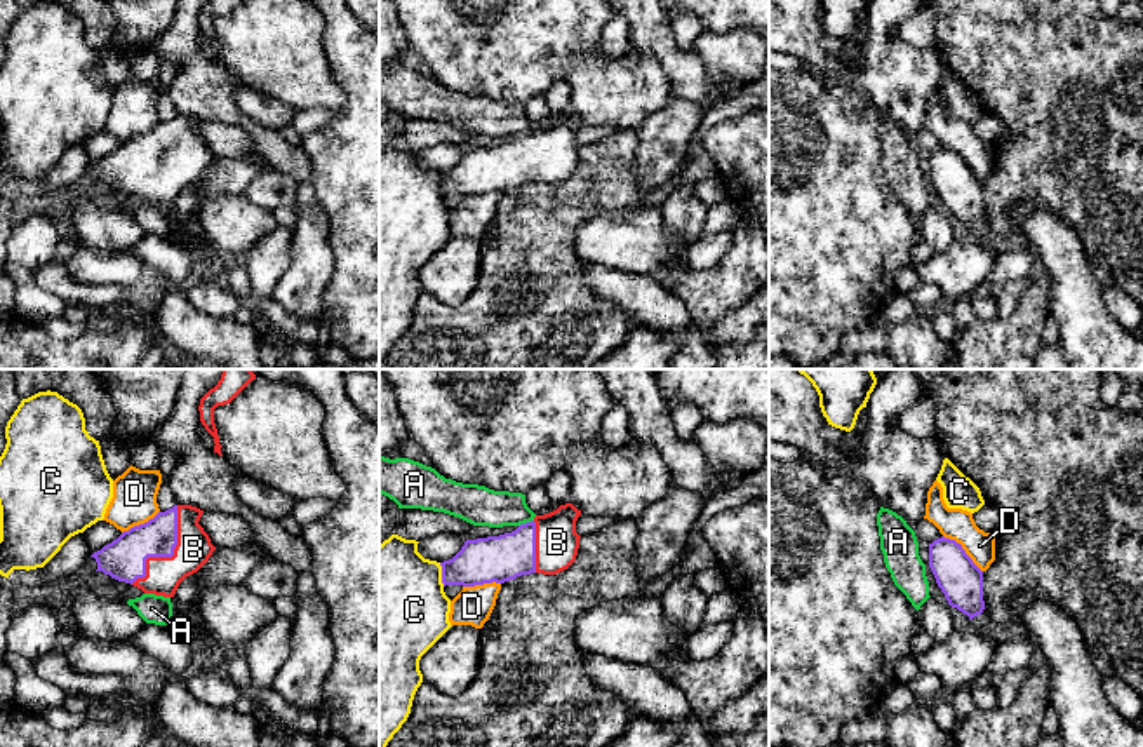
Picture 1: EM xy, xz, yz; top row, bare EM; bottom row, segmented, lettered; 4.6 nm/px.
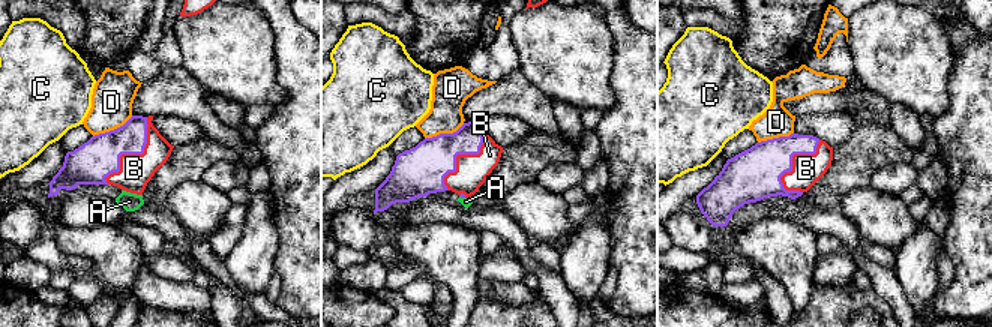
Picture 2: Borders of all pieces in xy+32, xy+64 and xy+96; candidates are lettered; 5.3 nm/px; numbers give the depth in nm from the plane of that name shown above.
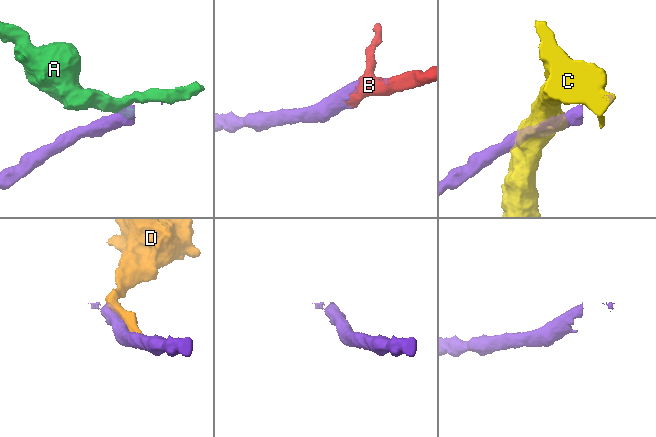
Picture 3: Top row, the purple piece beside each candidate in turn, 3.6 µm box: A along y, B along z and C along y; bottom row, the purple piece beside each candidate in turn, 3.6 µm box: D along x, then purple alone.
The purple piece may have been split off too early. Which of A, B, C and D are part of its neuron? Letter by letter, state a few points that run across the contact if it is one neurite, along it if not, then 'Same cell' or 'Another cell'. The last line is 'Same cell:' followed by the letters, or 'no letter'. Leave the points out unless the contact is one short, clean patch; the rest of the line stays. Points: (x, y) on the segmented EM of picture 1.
A: Another cell
B: Same cell
C: Another cell
D: Another cell
Same cell: B

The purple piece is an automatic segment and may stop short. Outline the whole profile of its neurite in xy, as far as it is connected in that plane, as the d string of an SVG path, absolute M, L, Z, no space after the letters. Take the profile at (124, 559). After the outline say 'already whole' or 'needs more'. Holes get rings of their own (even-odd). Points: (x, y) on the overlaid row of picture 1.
M174 505L144 524L124 531L94 552L97 569L144 594L174 597L179 583L197 573L216 547L198 524L204 510Z | needs more

